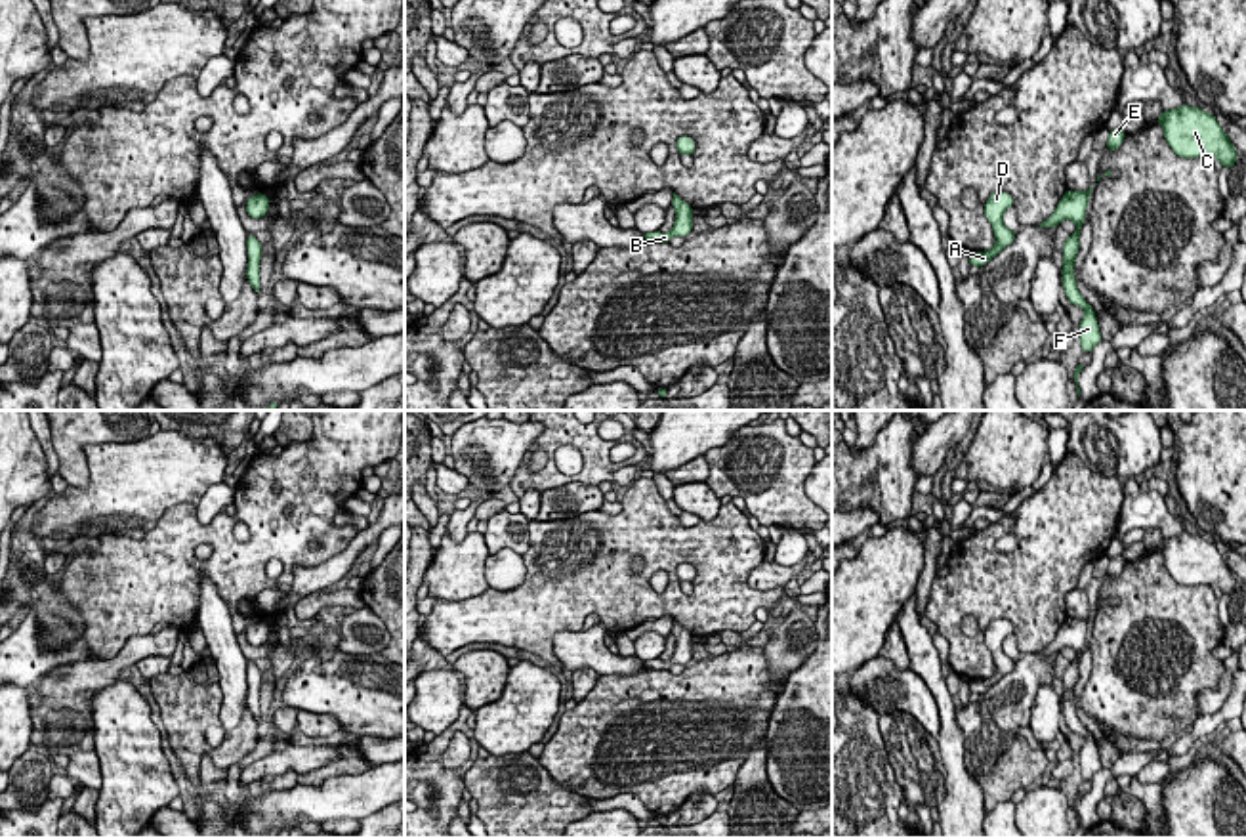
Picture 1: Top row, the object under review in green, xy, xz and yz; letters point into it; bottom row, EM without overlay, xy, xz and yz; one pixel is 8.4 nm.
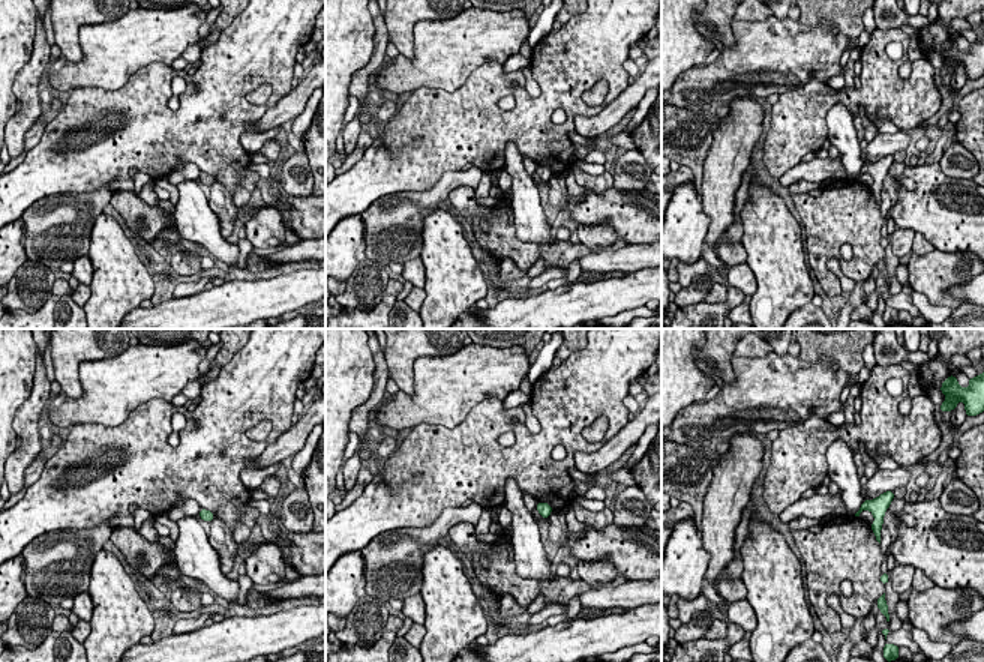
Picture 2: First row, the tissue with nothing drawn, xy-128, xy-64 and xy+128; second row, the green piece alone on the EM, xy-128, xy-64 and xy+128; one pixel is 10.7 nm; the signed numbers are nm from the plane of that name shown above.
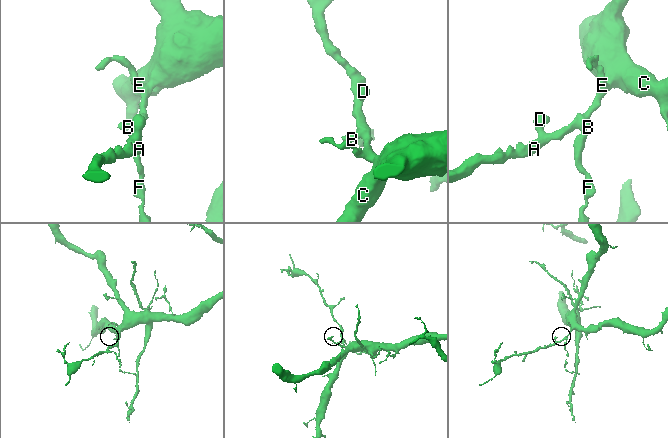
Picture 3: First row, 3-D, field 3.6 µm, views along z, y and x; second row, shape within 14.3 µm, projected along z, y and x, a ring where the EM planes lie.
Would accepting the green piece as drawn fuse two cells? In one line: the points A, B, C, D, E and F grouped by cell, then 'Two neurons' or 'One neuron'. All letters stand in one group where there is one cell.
Groups: A B C D E F. One neuron

